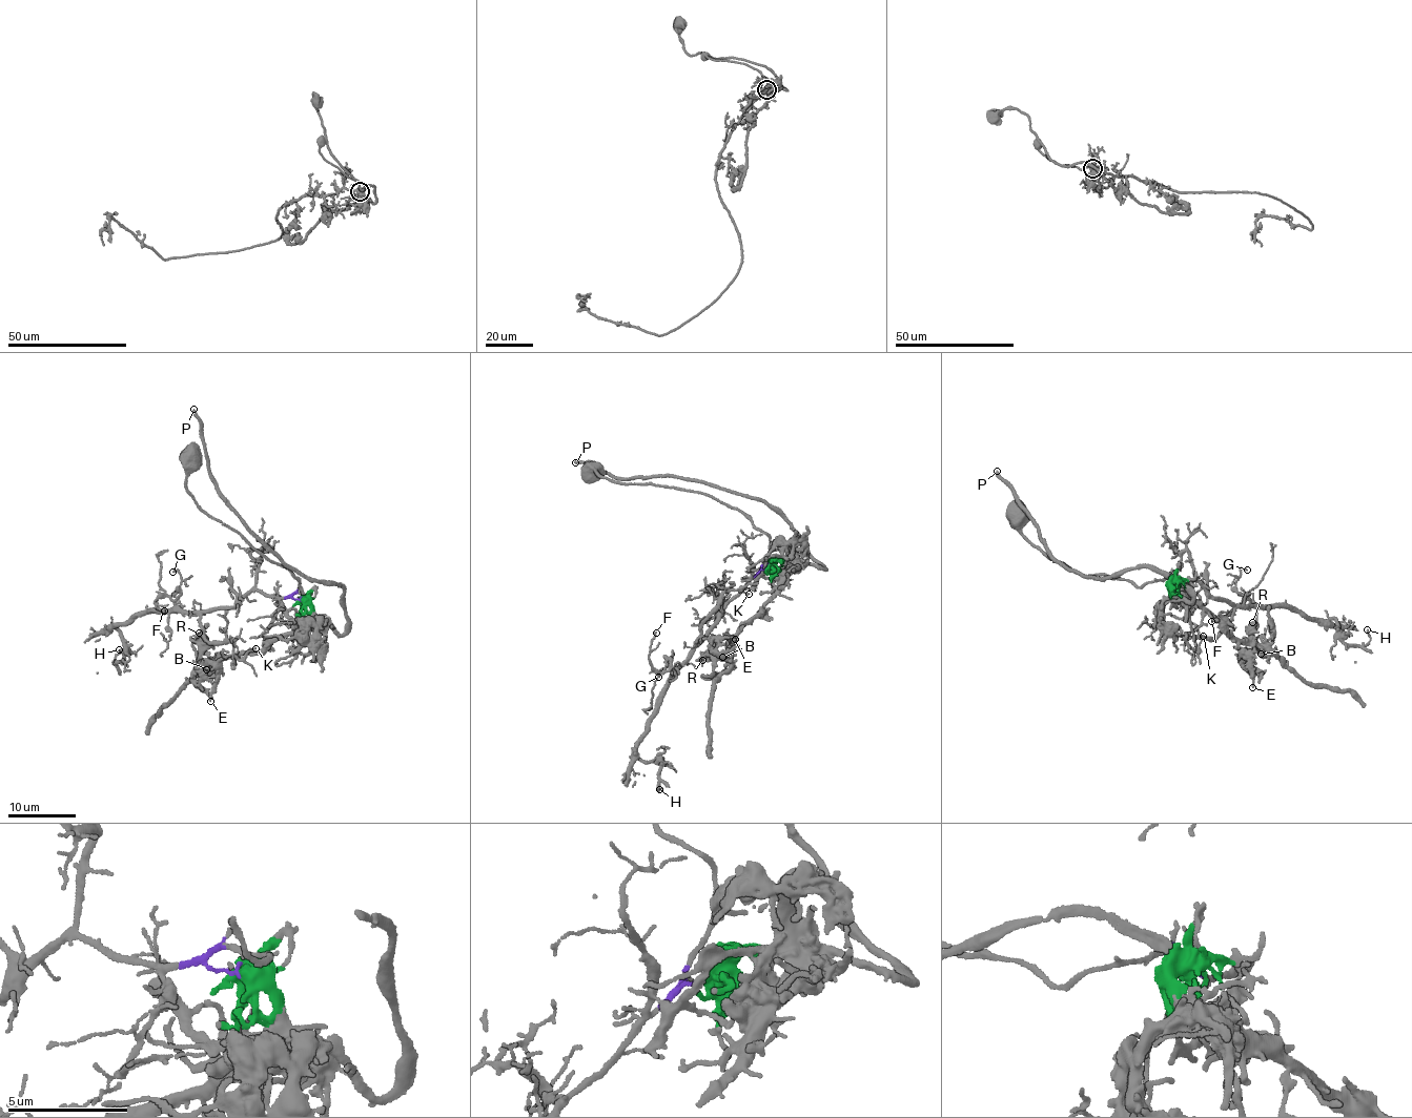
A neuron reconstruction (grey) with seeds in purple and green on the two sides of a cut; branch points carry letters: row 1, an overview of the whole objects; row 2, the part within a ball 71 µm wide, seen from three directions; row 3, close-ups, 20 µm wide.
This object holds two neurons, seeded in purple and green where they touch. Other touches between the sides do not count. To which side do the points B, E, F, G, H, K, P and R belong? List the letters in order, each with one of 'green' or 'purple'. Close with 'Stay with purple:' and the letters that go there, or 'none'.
B: green
E: green
F: purple
G: purple
H: purple
K: purple
P: green
R: green
Stay with purple: F, G, H, K

